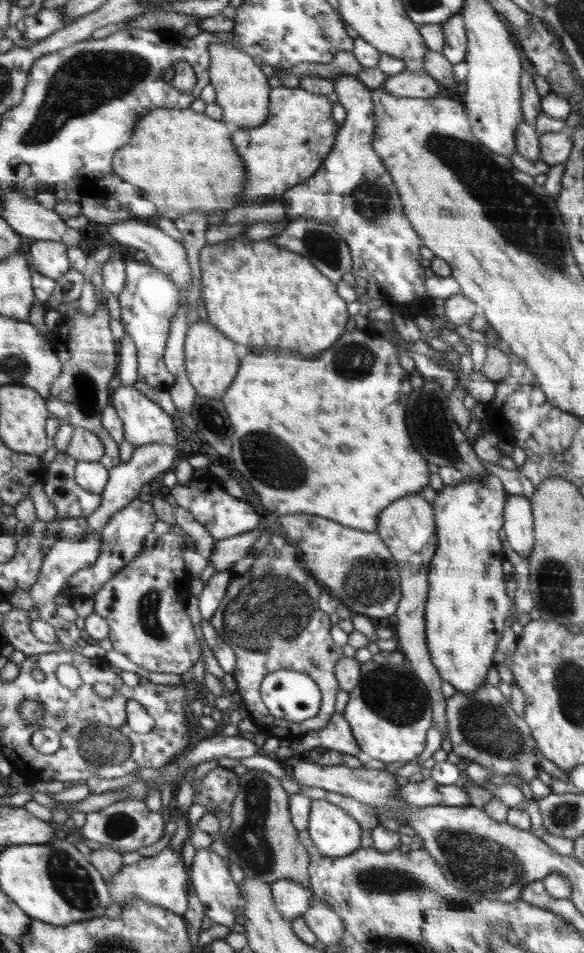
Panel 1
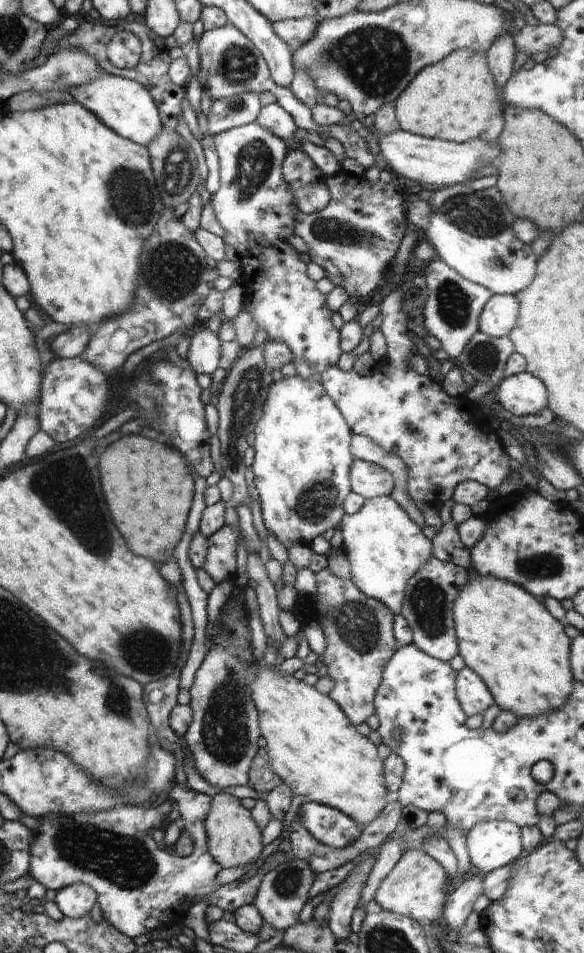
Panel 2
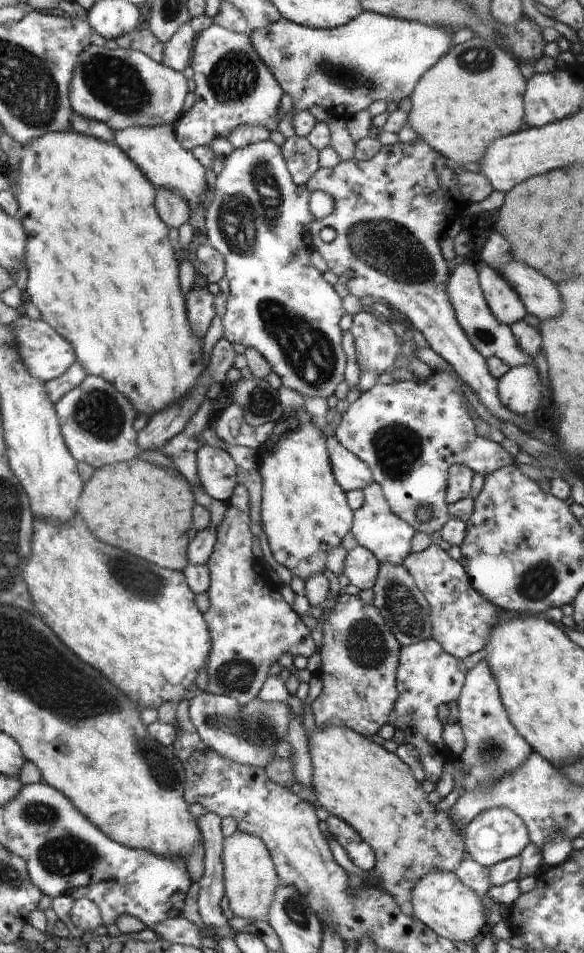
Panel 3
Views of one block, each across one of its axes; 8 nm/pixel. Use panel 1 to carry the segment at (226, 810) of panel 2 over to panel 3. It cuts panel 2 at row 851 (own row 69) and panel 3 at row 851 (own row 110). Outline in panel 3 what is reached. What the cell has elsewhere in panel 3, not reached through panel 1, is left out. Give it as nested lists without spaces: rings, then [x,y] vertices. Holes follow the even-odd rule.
[[[237,830],[231,836],[224,837],[222,862],[225,895],[234,916],[267,922],[276,887],[281,882],[266,845],[258,837]]]

